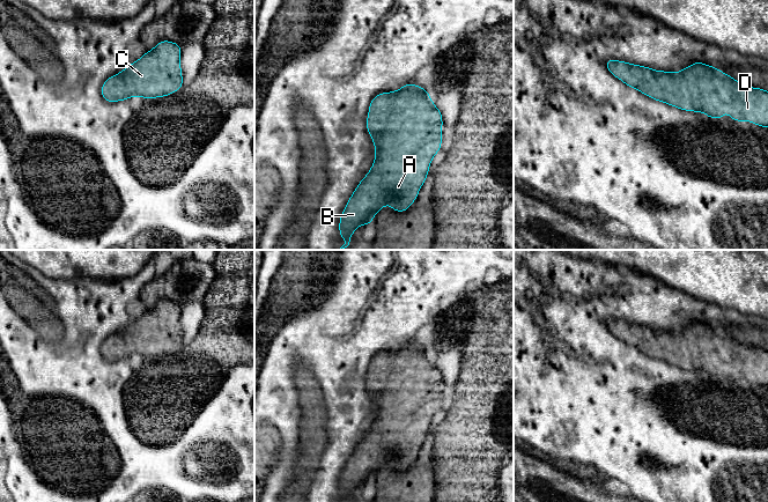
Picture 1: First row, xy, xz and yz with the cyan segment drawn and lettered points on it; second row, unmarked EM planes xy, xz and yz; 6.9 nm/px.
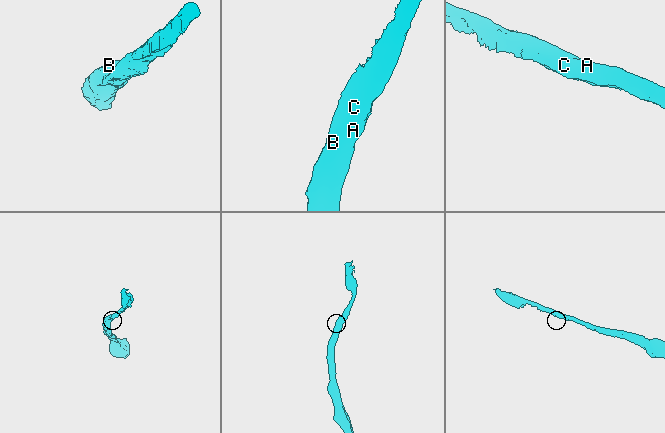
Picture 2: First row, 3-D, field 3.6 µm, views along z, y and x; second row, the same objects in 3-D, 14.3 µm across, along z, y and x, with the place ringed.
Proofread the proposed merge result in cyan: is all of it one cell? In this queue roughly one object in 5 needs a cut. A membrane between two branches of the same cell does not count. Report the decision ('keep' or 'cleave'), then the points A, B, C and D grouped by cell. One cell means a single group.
keep; groups A B C D

